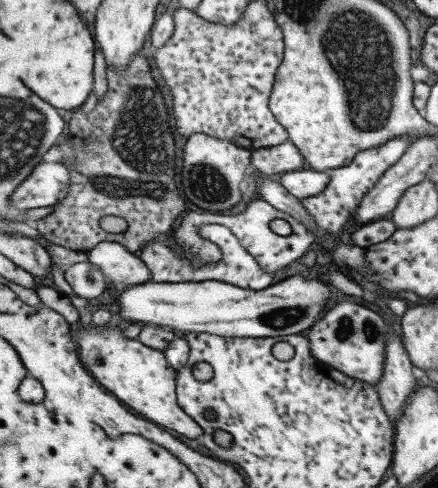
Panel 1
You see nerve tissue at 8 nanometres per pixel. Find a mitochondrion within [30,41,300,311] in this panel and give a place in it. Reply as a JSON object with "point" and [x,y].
{"point":[141,141]}

